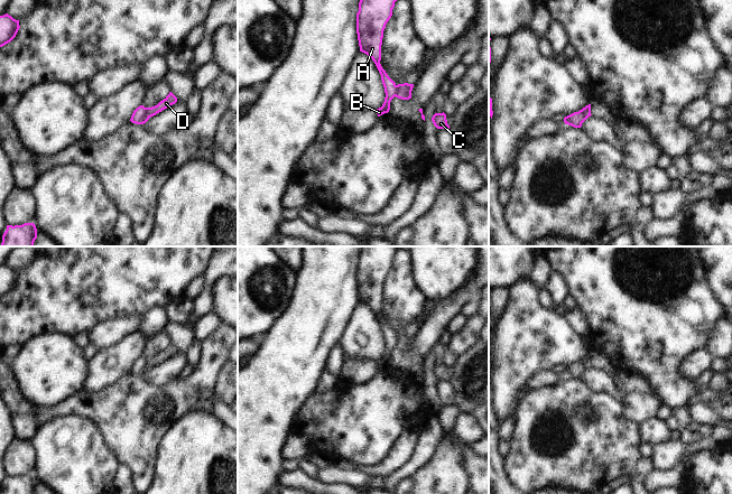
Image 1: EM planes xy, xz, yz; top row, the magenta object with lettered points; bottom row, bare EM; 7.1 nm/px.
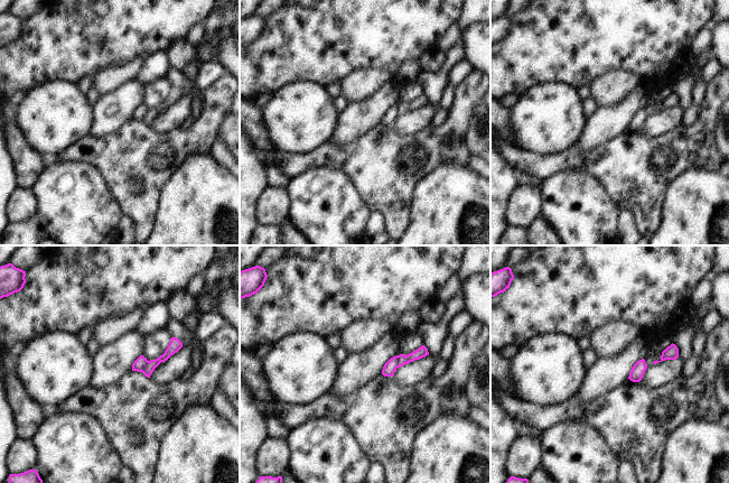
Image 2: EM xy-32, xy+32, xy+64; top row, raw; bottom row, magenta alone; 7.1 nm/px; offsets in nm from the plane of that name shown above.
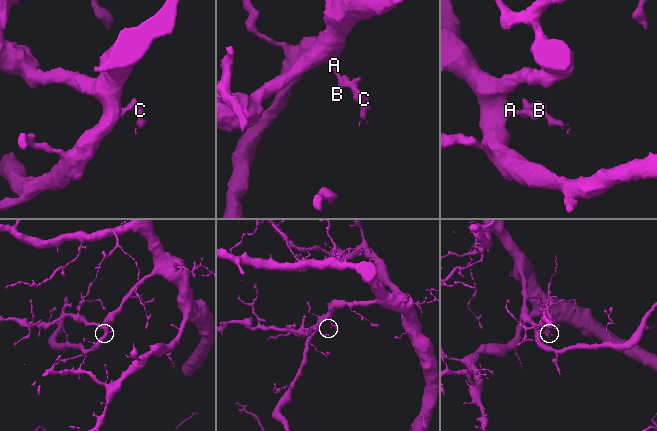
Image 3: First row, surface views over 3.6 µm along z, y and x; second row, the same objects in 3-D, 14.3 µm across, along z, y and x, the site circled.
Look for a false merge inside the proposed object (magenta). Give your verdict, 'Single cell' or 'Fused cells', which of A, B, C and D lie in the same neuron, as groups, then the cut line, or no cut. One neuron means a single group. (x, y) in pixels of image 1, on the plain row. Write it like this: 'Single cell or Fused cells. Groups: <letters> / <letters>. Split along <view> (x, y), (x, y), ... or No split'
Fused cells. Groups: A B / C D. Split along xy (146, 359), (141, 374).

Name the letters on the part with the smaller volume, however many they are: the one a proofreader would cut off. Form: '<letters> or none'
C, D

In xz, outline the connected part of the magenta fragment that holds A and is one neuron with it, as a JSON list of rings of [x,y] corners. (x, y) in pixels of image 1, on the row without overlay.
[[[361,246],[356,264],[360,302],[374,313],[384,338],[386,348],[382,357],[377,360],[378,367],[389,363],[390,353],[397,345],[397,336],[382,319],[380,311],[383,281],[398,250],[398,246]]]

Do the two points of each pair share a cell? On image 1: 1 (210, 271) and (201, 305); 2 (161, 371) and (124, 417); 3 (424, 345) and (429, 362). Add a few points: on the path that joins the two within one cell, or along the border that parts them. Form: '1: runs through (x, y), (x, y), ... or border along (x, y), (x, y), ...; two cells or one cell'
1: runs through (209, 279), (205, 297); one cell
2: border along (141, 375), (155, 385), (163, 385), (177, 379); two cells
3: border along (431, 348), (420, 359); two cells

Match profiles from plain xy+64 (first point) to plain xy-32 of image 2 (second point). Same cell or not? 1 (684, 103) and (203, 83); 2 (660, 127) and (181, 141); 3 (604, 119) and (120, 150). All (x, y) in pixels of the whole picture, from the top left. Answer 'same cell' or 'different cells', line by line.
1: different cells
2: different cells
3: different cells

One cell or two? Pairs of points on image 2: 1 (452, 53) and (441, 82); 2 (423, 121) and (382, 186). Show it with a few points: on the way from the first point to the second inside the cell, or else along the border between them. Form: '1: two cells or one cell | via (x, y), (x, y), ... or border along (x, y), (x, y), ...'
1: one cell | via (450, 59), (441, 75)
2: two cells | border along (430, 124), (411, 135), (400, 135), (392, 127)

